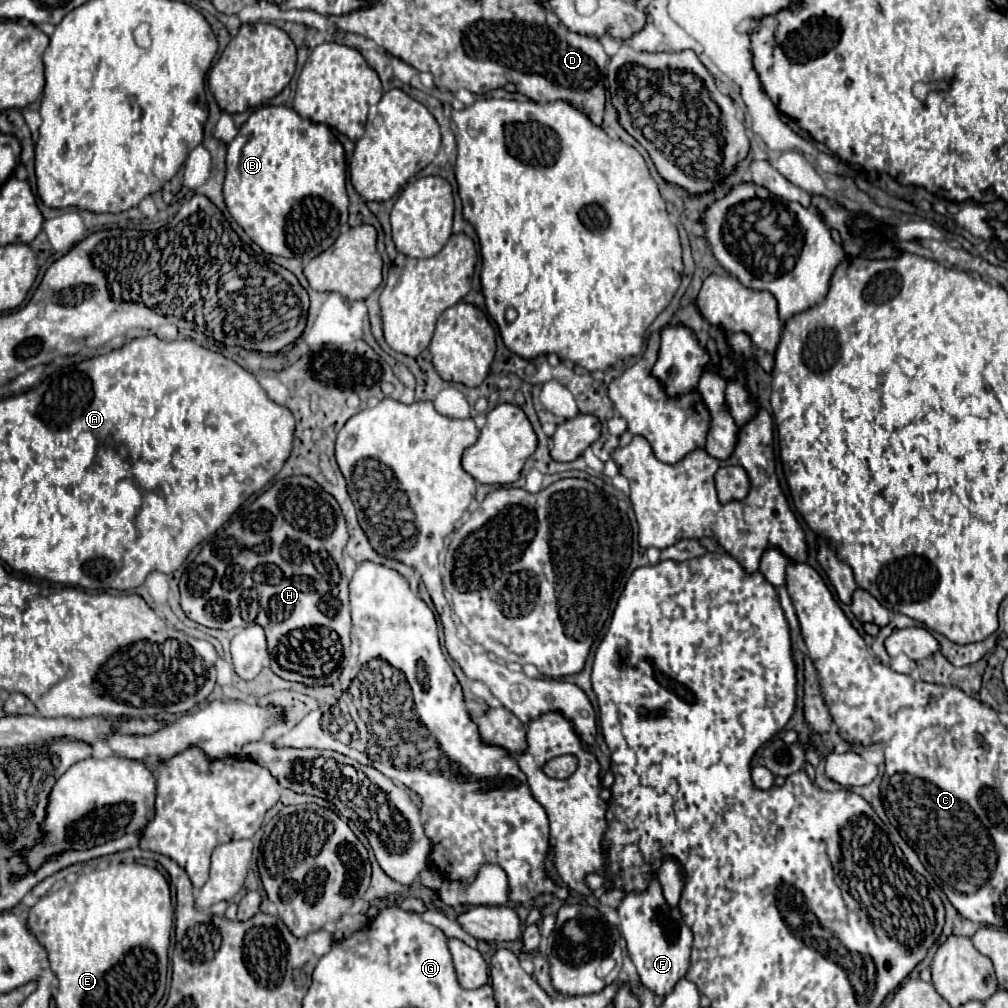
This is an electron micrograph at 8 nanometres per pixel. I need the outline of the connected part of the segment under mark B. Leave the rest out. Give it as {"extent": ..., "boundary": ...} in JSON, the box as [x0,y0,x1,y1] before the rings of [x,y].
{"extent":[224,106,348,264],"boundary":[[[262,106],[250,114],[250,118],[240,126],[238,136],[228,144],[228,156],[226,156],[226,180],[224,180],[224,200],[228,206],[230,216],[244,228],[244,232],[268,254],[286,256],[286,258],[298,258],[302,264],[318,256],[320,252],[328,250],[336,236],[346,232],[348,226],[348,194],[346,194],[346,159],[344,148],[338,142],[338,138],[330,132],[326,124],[318,124],[312,120],[304,120],[298,116],[294,108],[288,106]]]}

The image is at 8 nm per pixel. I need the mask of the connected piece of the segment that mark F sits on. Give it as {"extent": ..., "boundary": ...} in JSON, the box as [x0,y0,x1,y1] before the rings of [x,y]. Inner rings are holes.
{"extent":[618,876,692,996],"boundary":[[[652,876],[652,880],[648,882],[648,888],[644,892],[628,892],[618,906],[618,916],[620,916],[620,932],[626,938],[626,952],[638,970],[640,982],[646,988],[650,988],[654,994],[666,996],[674,988],[674,984],[688,972],[690,948],[692,948],[692,930],[684,924],[680,910],[670,908],[666,904],[658,876]]]}

